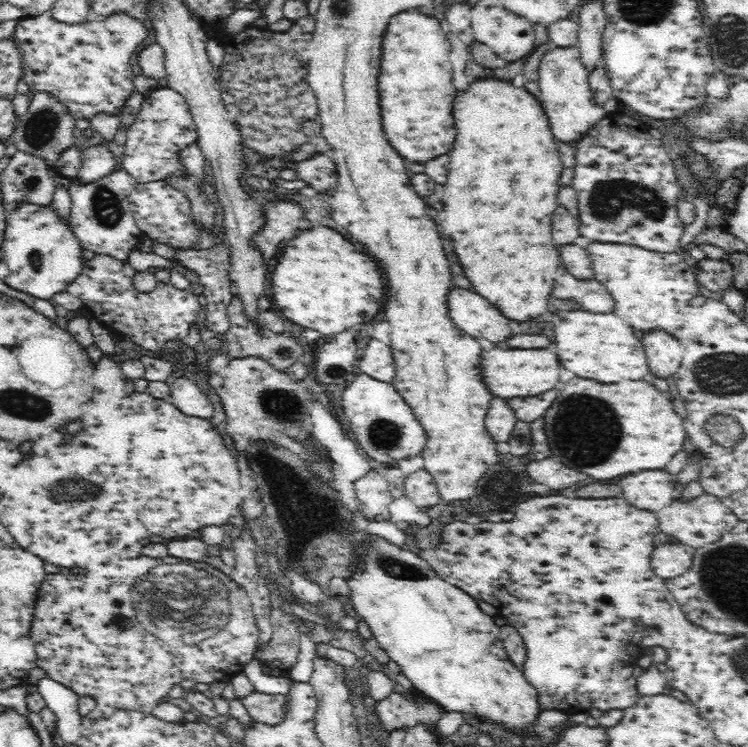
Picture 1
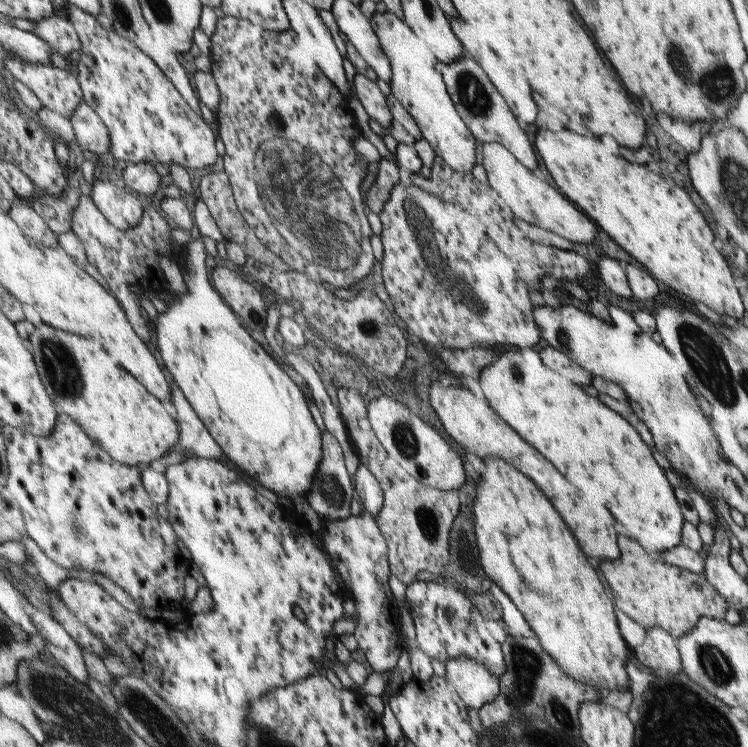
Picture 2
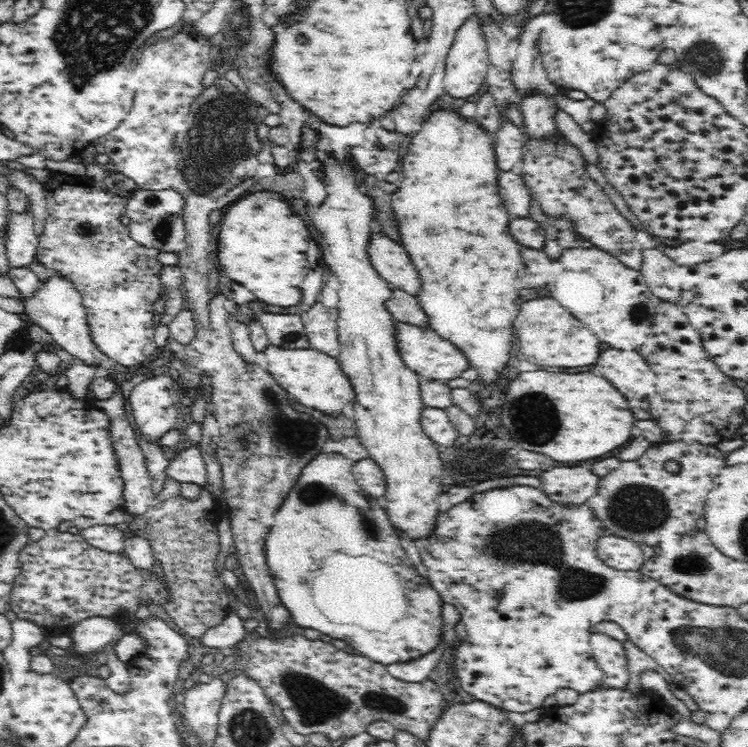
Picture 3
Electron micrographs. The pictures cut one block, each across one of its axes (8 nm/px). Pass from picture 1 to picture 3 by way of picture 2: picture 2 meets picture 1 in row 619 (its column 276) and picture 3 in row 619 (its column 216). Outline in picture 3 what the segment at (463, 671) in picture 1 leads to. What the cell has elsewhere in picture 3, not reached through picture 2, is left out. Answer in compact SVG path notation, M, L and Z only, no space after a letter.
M320 451L301 467L292 490L272 514L272 528L264 538L266 569L292 624L344 640L376 662L406 660L424 654L438 642L441 601L416 573L384 509L356 485L352 466L353 461L340 454Z

